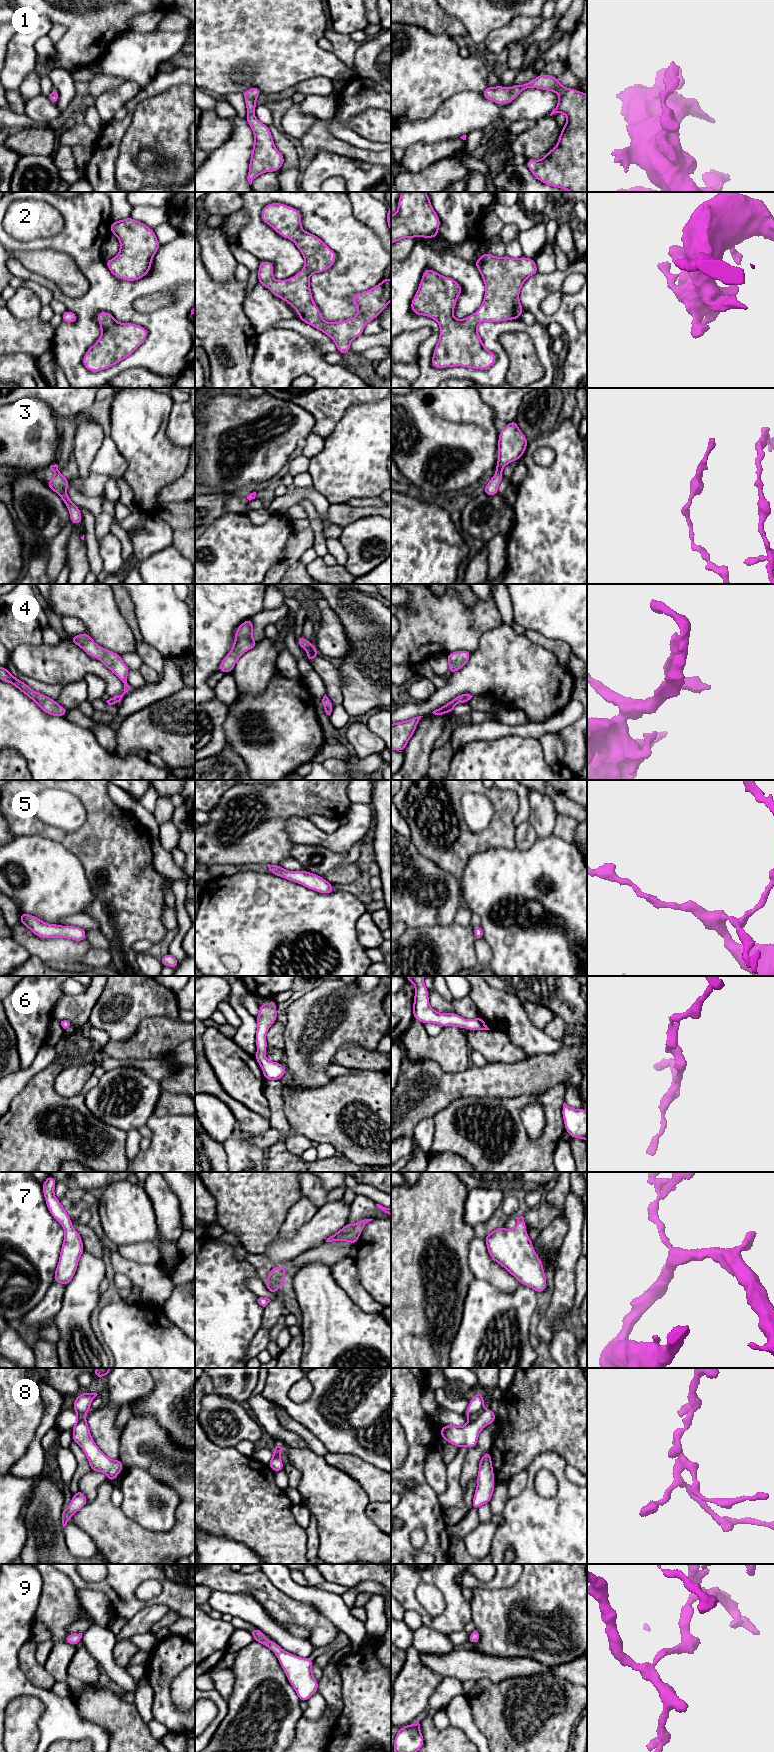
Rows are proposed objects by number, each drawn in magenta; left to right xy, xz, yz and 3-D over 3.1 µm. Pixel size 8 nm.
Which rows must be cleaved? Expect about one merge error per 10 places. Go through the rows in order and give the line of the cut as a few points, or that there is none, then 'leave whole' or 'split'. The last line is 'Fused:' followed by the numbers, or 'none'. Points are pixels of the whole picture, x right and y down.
1: no cut; leave whole
2: no cut; leave whole
3: no cut; leave whole
4: no cut; leave whole
5: no cut; leave whole
6: no cut; leave whole
7: no cut; leave whole
8: no cut; leave whole
9: no cut; leave whole
Fused: none

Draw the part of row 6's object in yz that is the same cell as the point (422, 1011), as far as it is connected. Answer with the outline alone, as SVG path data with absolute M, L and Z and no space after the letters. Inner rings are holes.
M406 976L407 980L415 985L413 1002L413 1017L421 1023L434 1023L442 1027L456 1026L468 1030L490 1030L481 1017L466 1020L456 1013L439 1013L429 1004L429 991L424 985L423 976Z

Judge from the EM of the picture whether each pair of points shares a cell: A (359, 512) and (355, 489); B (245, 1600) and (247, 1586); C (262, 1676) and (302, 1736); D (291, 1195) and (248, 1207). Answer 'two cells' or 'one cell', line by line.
A: two cells
B: two cells
C: two cells
D: one cell

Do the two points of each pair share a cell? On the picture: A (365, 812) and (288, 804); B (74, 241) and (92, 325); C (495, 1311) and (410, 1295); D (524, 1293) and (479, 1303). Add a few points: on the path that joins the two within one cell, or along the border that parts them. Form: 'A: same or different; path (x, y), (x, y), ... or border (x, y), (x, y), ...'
A: different; border (352, 803), (345, 816)
B: same; path (90, 262), (95, 270), (95, 299), (90, 304)
C: different; border (470, 1282), (458, 1328)
D: same; path (513, 1303), (490, 1303)

